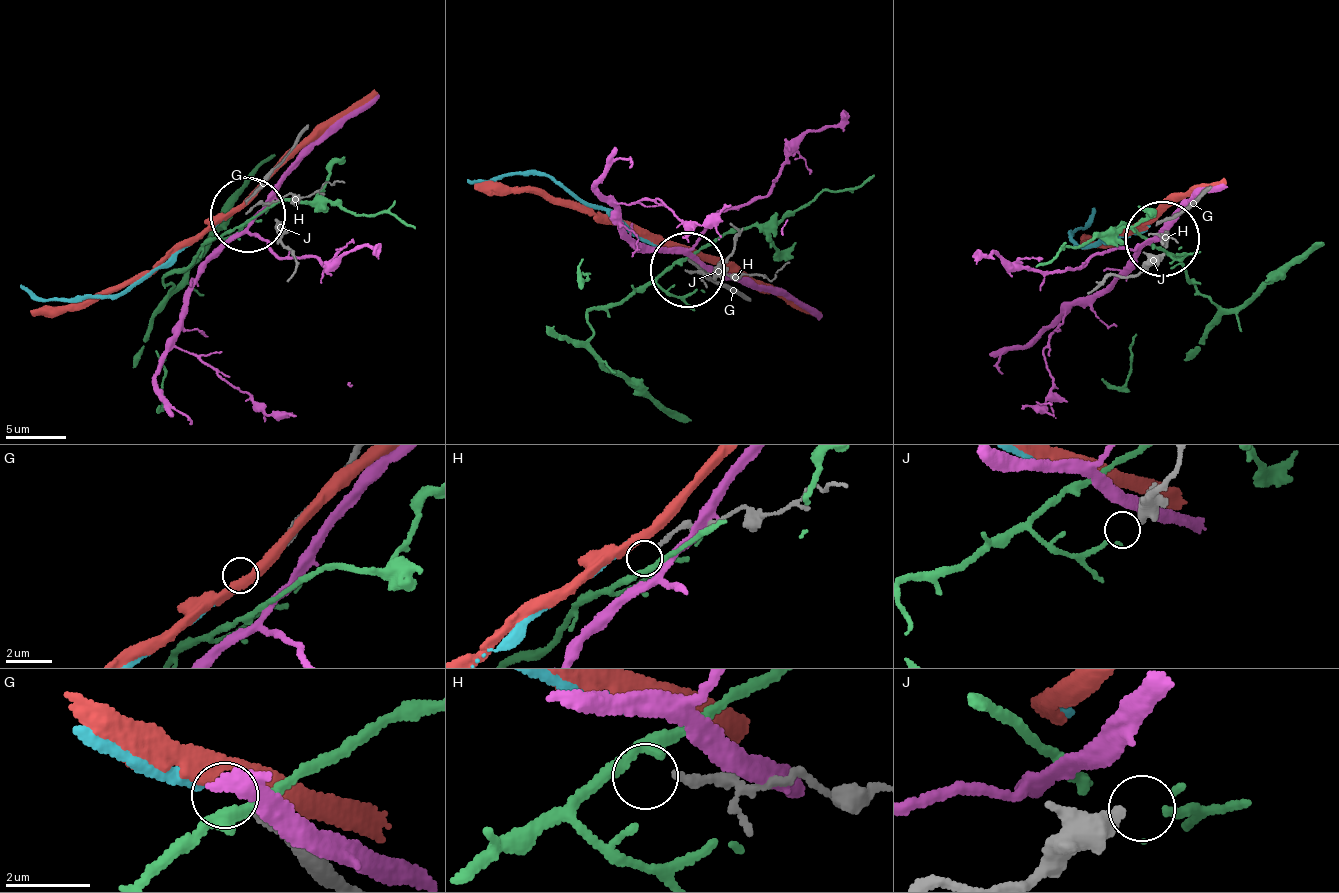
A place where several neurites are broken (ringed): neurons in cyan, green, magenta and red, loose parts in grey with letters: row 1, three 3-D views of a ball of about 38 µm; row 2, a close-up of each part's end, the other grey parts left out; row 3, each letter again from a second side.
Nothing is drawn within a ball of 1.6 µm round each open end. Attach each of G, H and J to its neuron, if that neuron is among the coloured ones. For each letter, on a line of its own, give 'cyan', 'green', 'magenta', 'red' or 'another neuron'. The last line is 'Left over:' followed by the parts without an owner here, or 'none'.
G: cyan
H: another neuron
J: green
Left over: H

